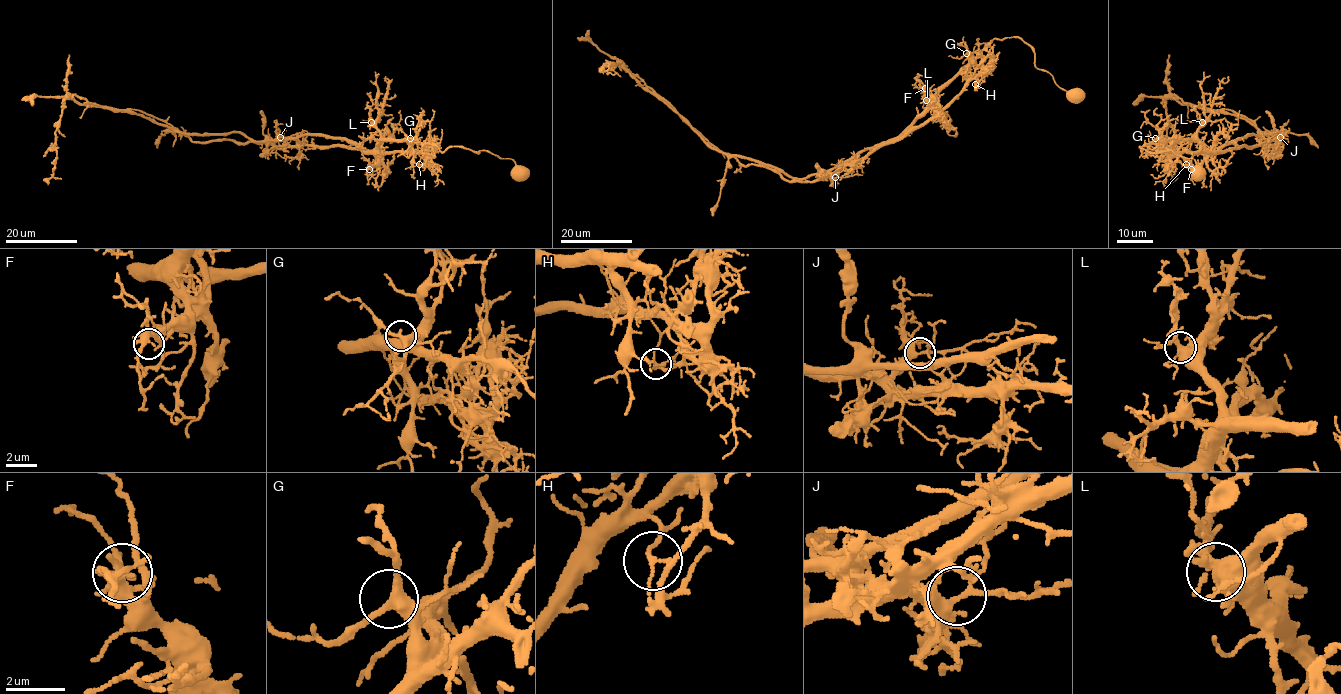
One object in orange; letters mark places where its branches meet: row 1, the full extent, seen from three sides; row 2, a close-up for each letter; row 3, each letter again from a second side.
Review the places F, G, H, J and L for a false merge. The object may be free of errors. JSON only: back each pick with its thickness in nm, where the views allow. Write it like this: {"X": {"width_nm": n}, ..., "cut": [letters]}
{"H": {"width_nm": 120}, "cut": ["H"]}

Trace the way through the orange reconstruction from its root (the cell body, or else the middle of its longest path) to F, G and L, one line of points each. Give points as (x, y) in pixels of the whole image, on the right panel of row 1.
F: (1199, 173), (1193, 159), (1139, 146), (1142, 152), (1151, 143), (1196, 141), (1204, 159), (1191, 169)
G: (1199, 173), (1193, 159), (1172, 151), (1150, 152), (1139, 146), (1141, 151), (1143, 146), (1164, 141), (1155, 138)
L: (1199, 173), (1193, 159), (1139, 146), (1142, 152), (1151, 143), (1191, 141), (1202, 122)

